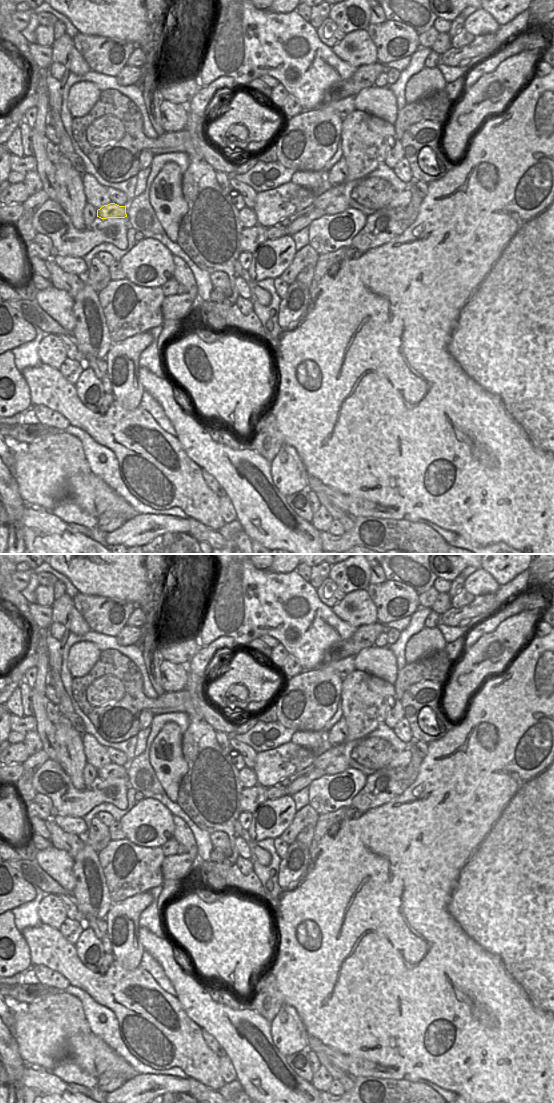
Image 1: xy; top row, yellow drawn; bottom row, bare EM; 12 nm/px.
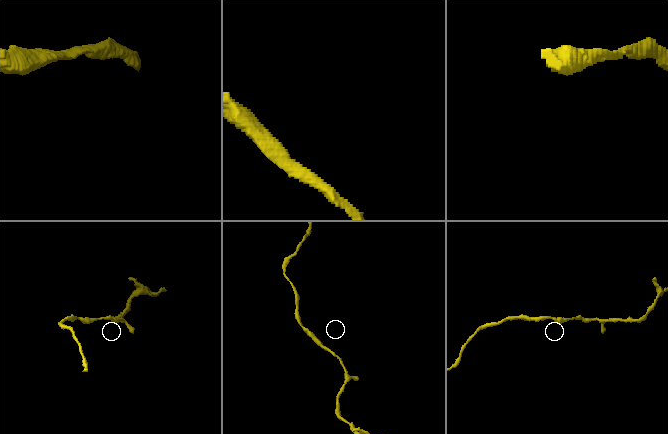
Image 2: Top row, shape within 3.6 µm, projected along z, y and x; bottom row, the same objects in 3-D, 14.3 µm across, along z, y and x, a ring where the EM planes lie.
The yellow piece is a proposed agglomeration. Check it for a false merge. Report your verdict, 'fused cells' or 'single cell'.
single cell

